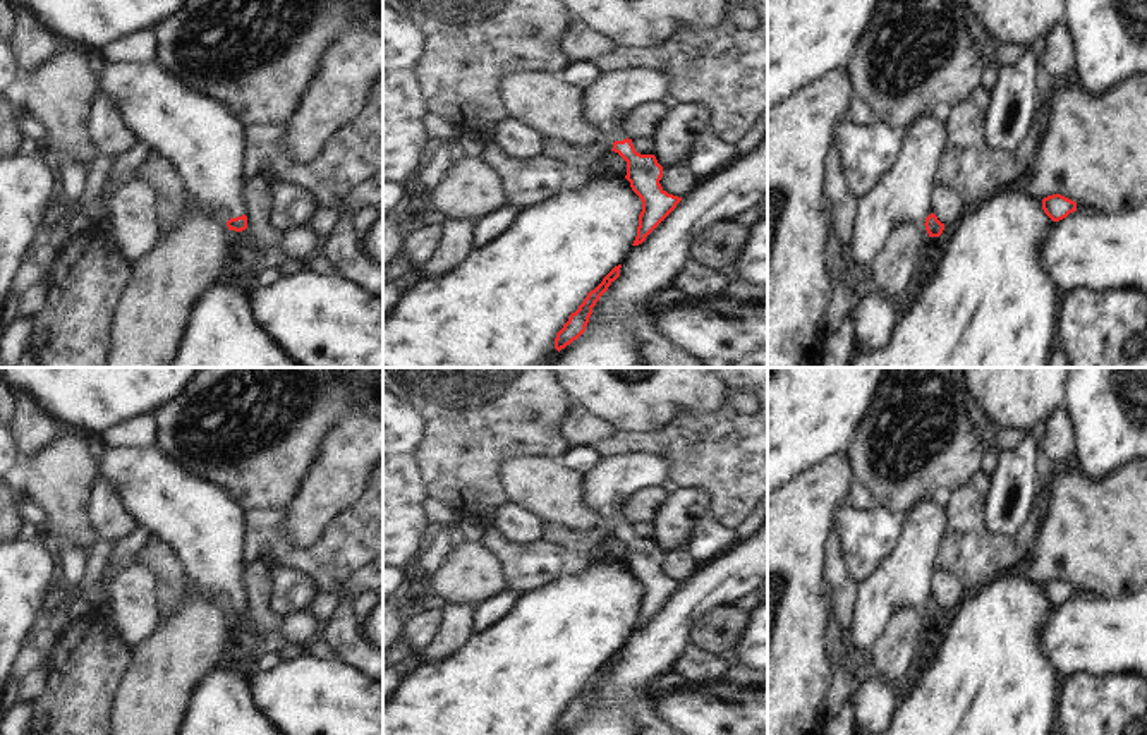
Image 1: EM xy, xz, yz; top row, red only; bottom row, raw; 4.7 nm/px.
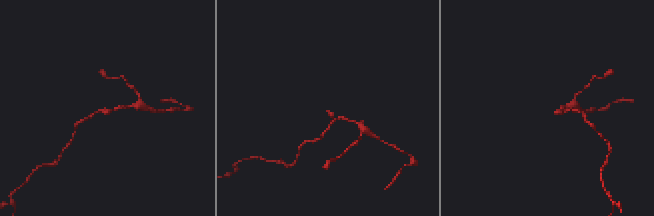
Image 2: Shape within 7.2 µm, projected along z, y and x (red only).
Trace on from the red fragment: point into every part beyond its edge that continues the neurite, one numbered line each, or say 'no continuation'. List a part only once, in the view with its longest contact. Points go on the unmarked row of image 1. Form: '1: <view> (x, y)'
1: xy (198, 521)

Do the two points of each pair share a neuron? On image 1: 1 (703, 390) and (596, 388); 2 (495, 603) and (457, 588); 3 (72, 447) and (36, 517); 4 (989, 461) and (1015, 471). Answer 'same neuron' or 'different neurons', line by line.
1: same neuron
2: different neurons
3: different neurons
4: different neurons

